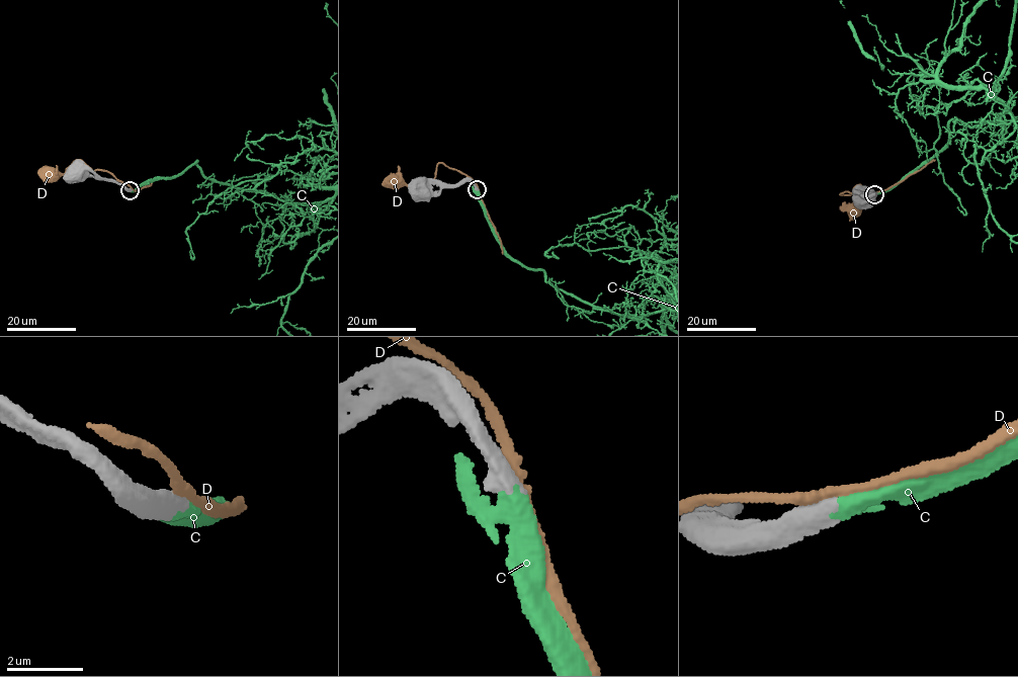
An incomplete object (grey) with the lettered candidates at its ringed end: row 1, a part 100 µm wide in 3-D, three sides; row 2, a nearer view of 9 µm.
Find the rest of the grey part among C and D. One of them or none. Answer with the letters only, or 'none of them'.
C

